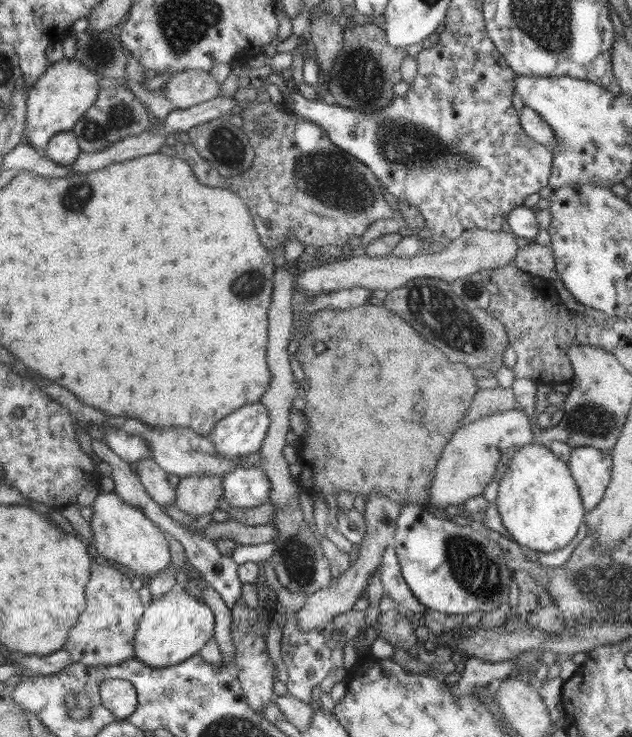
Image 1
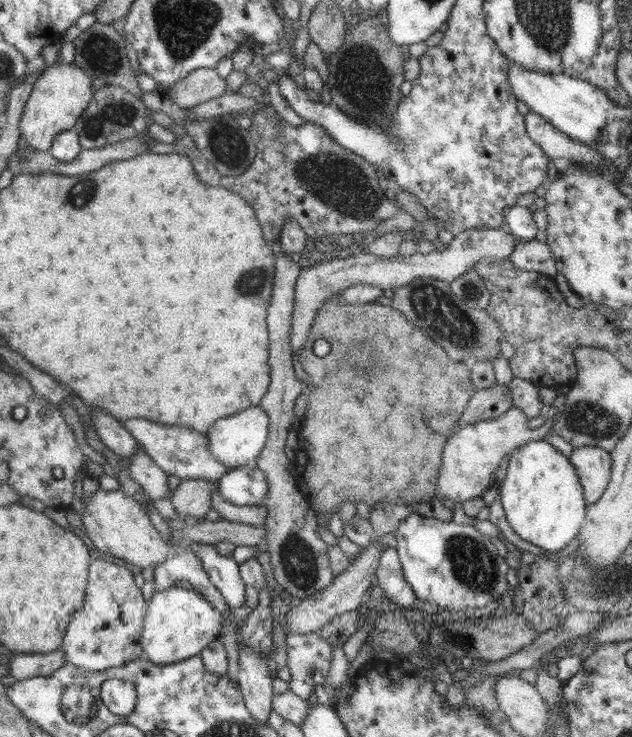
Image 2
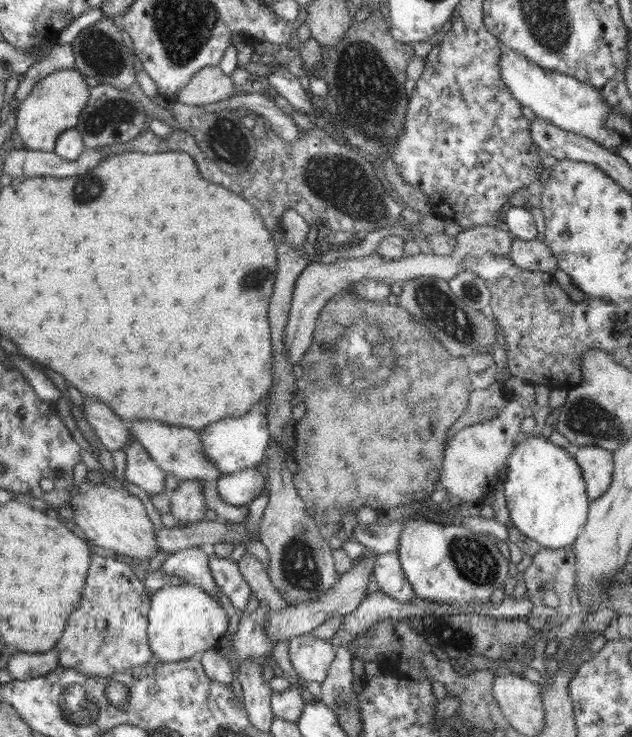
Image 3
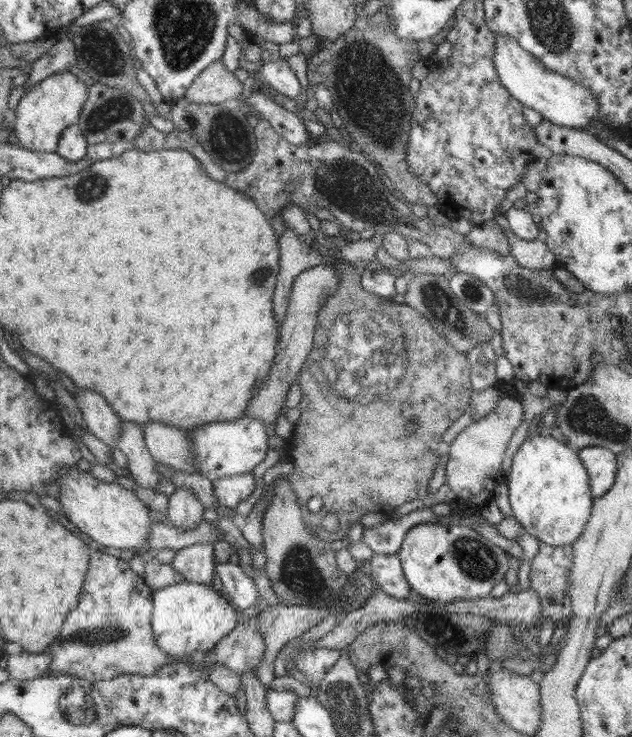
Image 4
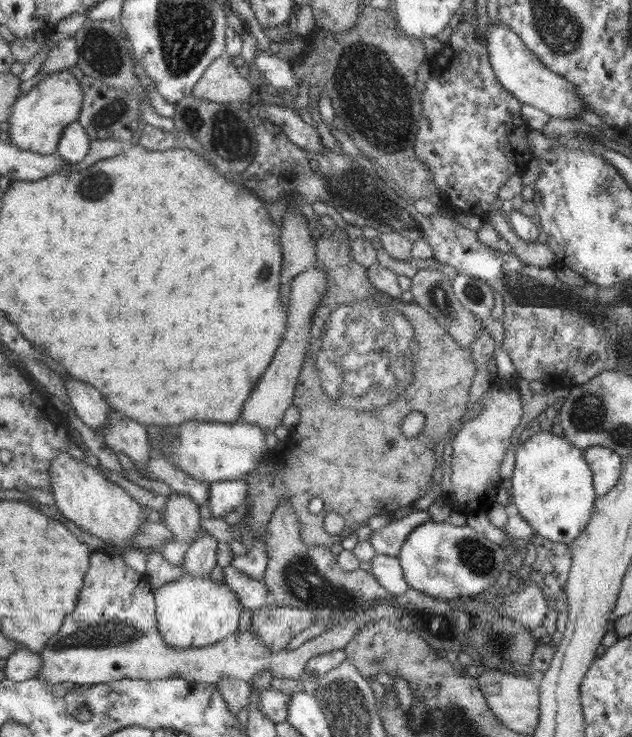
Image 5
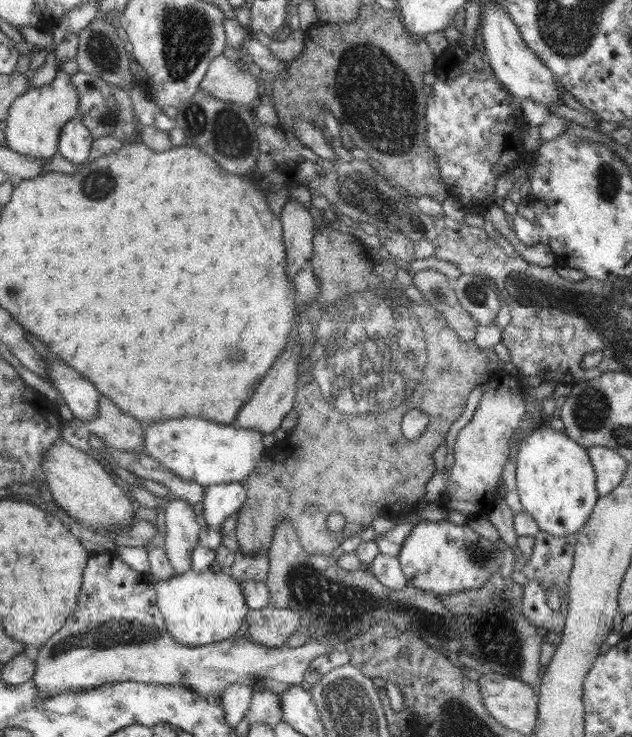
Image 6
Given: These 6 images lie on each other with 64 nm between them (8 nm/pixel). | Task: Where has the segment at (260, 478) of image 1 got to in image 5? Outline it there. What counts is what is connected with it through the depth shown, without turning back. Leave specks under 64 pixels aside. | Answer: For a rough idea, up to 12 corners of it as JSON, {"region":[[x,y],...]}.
{"region":[[242,480],[209,484],[212,519],[225,518],[248,498]]}

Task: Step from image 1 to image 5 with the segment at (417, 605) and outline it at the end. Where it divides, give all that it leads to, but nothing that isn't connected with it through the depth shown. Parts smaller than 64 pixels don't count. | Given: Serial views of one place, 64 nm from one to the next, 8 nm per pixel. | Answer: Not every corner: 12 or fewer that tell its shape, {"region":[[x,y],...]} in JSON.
{"region":[[377,554],[370,572],[388,593],[409,590],[397,556]]}

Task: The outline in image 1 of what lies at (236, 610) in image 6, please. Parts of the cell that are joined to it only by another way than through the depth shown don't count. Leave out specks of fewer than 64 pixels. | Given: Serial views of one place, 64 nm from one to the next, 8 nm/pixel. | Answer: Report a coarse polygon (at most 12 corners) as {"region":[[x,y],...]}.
{"region":[[175,588],[146,605],[135,658],[174,666],[213,638],[212,609]]}

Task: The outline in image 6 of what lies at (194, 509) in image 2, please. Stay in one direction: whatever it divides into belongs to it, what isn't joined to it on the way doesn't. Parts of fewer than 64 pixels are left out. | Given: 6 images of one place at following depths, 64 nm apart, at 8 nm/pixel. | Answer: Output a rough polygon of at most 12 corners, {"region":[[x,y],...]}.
{"region":[[164,505],[164,550],[175,574],[191,569],[201,527],[193,505]]}

